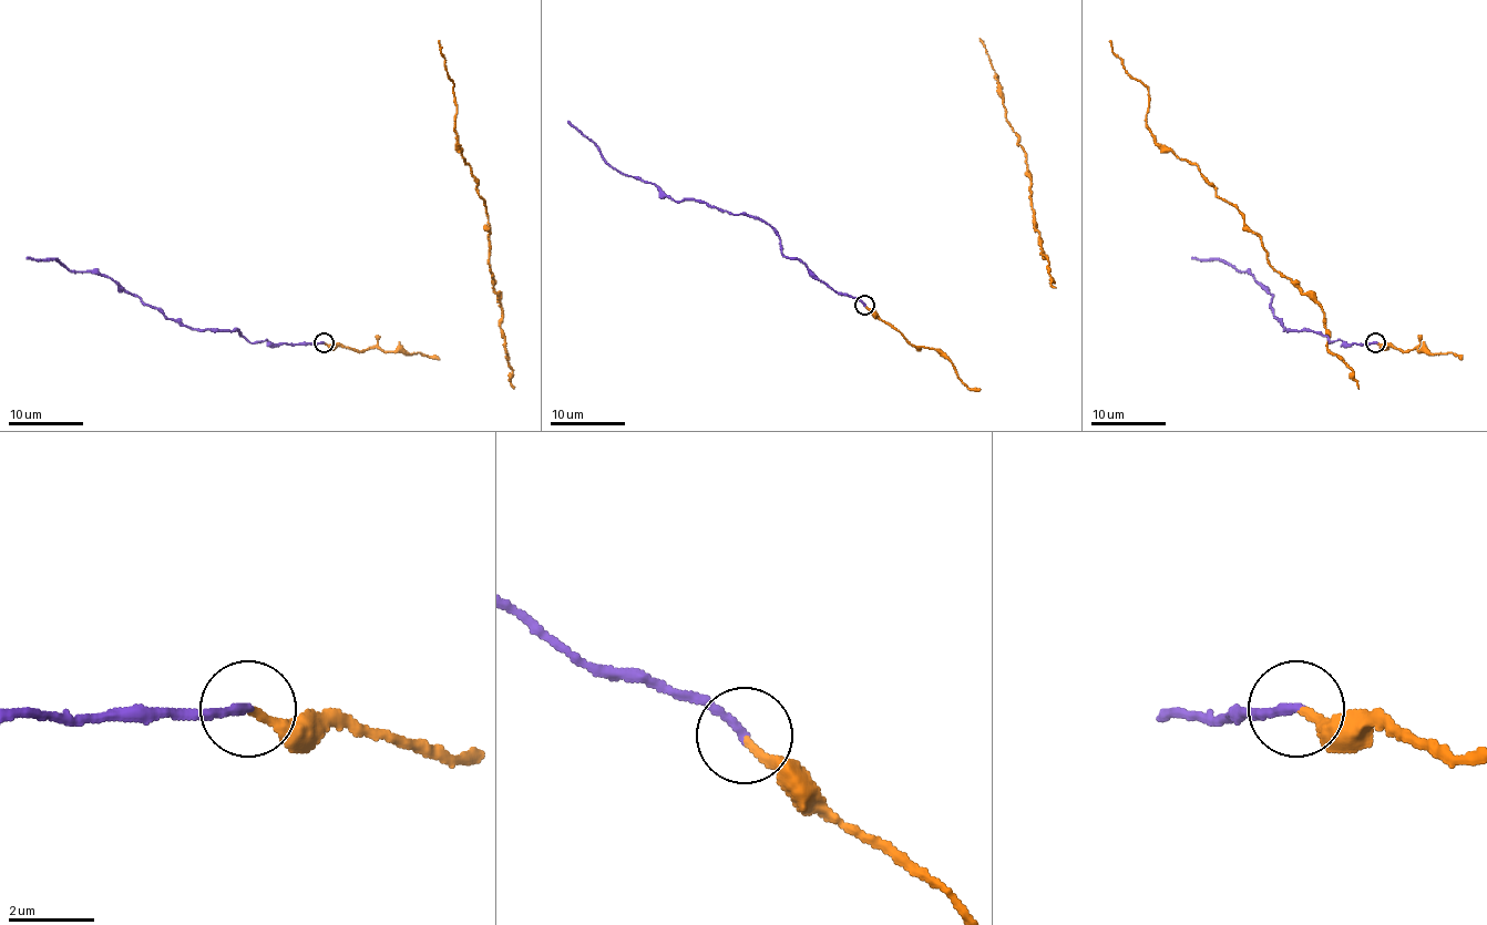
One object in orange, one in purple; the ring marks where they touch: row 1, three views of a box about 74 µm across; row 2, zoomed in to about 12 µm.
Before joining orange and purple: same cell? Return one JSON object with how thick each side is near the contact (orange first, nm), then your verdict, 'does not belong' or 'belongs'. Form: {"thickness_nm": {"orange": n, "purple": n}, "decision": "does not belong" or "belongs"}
{"thickness_nm": {"orange": 190, "purple": 200}, "decision": "belongs"}

